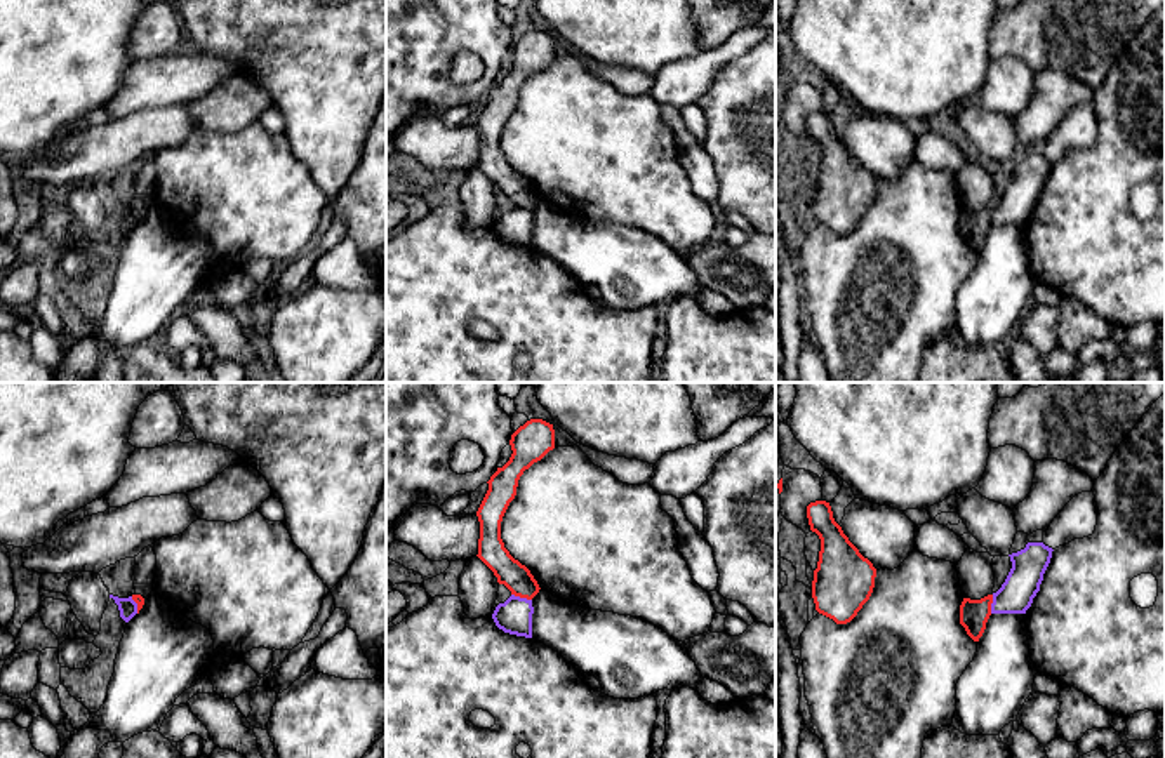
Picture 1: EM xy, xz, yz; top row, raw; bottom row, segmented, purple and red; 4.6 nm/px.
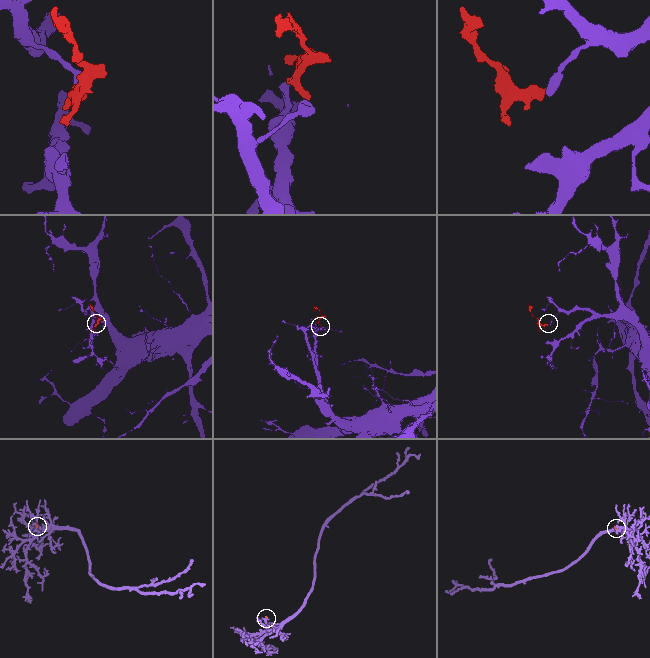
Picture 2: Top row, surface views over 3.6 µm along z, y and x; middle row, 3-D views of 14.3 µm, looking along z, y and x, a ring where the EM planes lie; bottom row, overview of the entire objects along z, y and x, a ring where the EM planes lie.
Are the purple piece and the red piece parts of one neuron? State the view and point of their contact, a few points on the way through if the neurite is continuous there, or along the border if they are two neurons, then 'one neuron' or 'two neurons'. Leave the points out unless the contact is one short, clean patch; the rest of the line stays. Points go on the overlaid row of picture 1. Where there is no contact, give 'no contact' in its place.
xz (522, 598) | along xz (512, 593), (531, 600) | two neurons

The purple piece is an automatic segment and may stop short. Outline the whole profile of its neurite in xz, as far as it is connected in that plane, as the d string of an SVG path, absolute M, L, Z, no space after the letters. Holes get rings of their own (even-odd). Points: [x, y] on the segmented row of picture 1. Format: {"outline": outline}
{"outline": "M511 595L496 607L492 619L504 633L532 638L532 614L532 600Z"}

